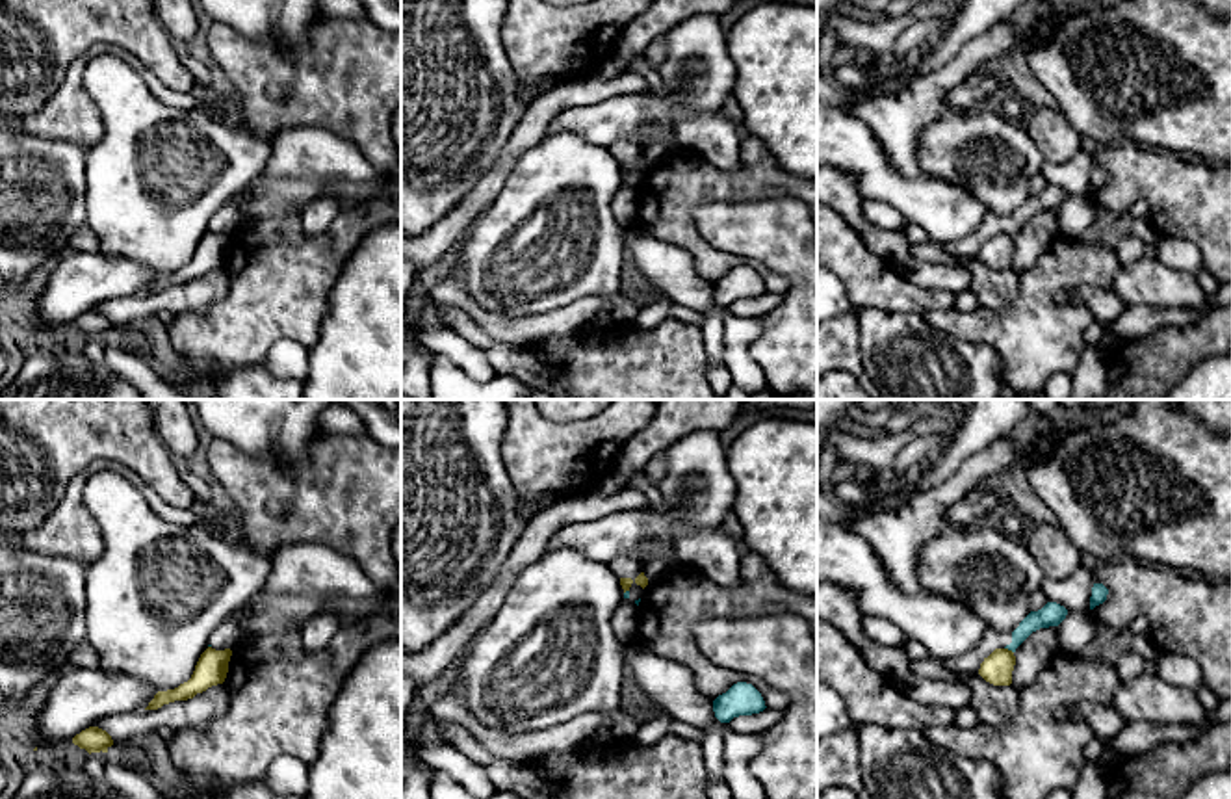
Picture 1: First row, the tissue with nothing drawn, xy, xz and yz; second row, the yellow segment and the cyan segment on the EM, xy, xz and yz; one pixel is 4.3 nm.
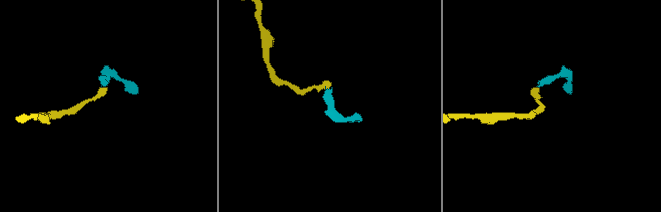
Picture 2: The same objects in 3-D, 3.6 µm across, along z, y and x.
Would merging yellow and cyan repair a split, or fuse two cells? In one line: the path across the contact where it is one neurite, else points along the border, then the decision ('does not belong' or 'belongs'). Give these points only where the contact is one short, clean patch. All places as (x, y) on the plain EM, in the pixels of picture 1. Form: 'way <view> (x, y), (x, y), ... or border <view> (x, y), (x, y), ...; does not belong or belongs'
border yz (1005, 231), (1012, 236); does not belong

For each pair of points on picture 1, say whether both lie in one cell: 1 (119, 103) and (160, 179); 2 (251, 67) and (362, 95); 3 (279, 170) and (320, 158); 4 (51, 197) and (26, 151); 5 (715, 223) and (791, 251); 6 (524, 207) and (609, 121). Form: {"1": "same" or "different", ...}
{"1": "same", "2": "same", "3": "same", "4": "same", "5": "same", "6": "different"}

